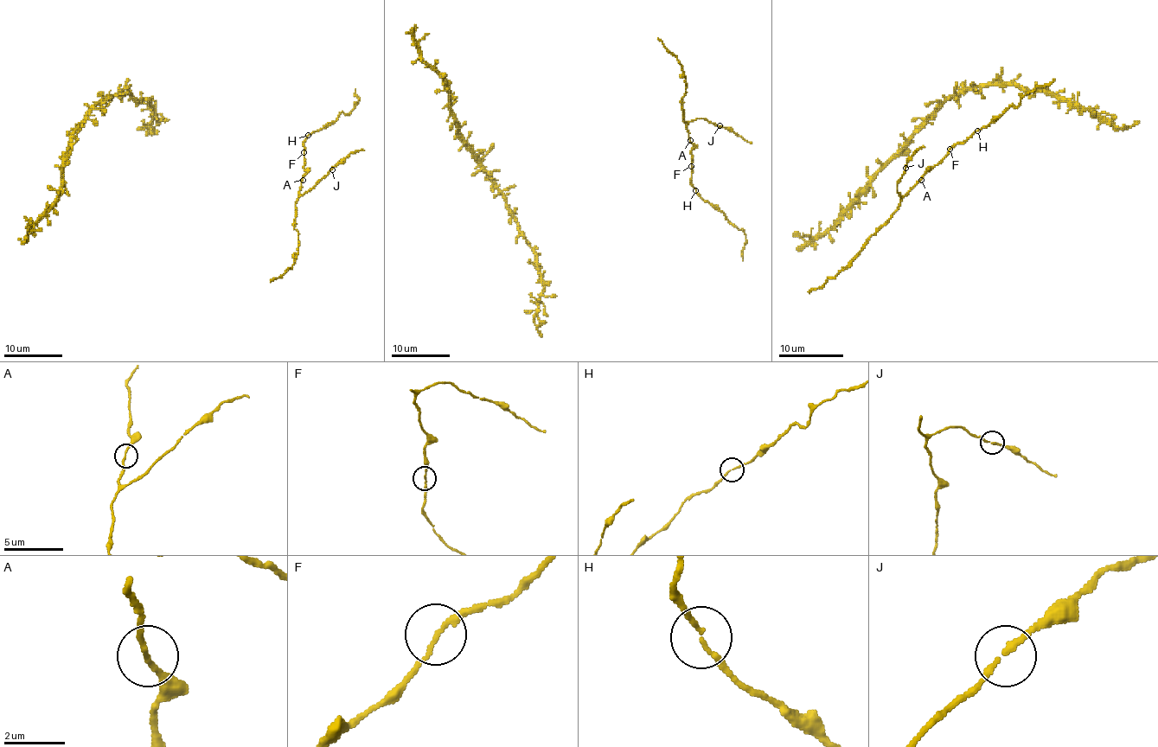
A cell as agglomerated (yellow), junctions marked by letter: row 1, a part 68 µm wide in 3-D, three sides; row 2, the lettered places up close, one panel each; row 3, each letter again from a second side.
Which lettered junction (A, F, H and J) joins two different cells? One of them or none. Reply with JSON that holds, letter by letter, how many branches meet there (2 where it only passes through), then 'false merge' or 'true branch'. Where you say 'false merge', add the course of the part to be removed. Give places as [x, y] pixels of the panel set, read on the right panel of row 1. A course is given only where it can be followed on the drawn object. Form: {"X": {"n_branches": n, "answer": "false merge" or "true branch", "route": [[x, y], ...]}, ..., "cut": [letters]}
{"A": {"n_branches": 2, "answer": "true branch"}, "F": {"n_branches": 2, "answer": "true branch"}, "H": {"n_branches": 2, "answer": "true branch"}, "J": {"n_branches": 2, "answer": "true branch"}, "cut": []}

